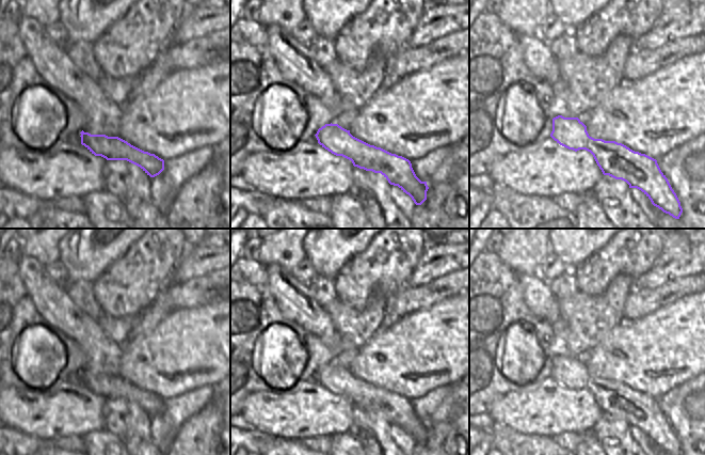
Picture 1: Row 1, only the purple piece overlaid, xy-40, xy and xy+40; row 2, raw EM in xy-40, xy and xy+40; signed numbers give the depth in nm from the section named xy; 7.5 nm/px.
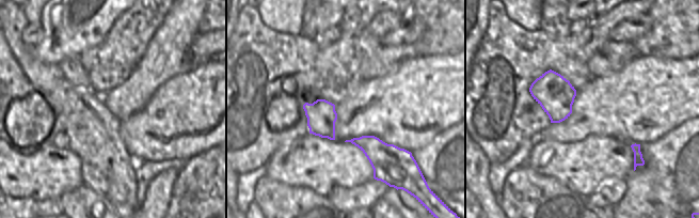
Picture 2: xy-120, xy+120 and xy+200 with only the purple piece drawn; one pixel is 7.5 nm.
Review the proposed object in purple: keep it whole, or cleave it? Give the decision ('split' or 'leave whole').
leave whole

